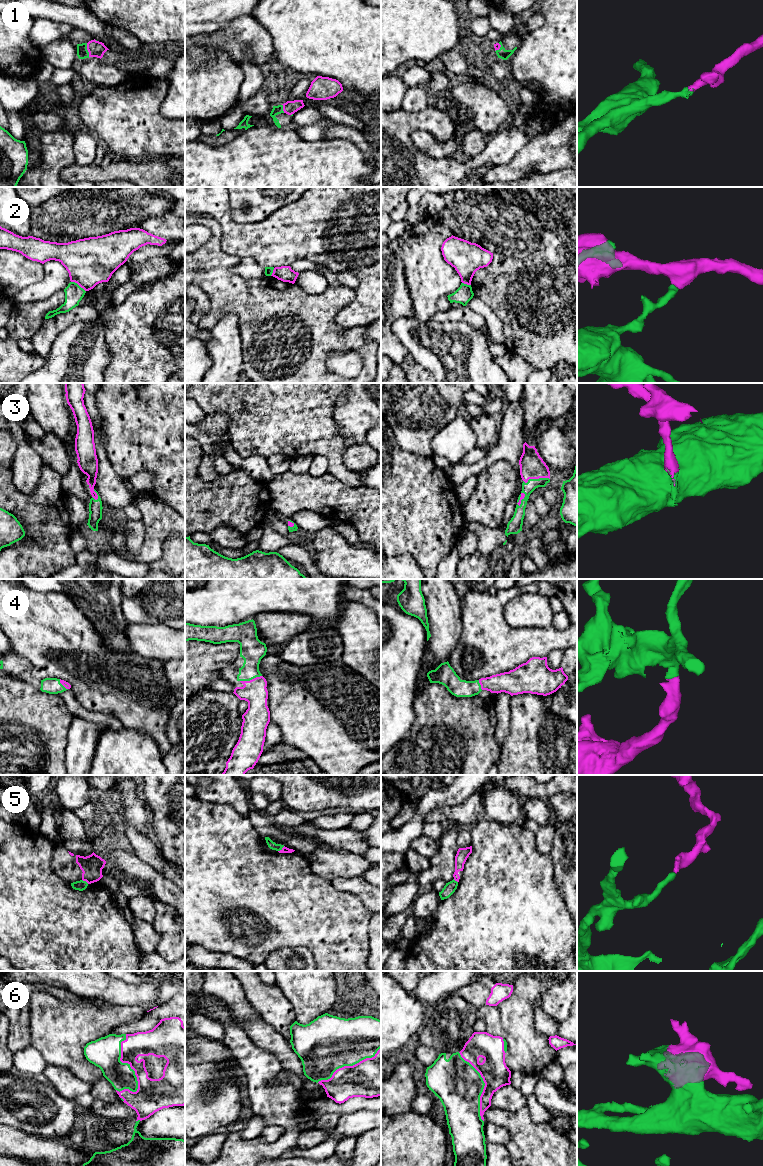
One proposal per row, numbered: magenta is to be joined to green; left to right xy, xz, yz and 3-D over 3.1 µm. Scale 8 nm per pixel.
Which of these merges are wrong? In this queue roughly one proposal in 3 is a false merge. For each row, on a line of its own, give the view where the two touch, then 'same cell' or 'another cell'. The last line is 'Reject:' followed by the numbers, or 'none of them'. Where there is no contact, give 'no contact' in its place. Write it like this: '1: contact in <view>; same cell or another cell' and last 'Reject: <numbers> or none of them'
1: contact in xy; same cell
2: contact in xy; another cell
3: contact in yz; same cell
4: contact in xz; same cell
5: contact in xz; another cell
6: contact in xy; same cell
Reject: 2, 5

